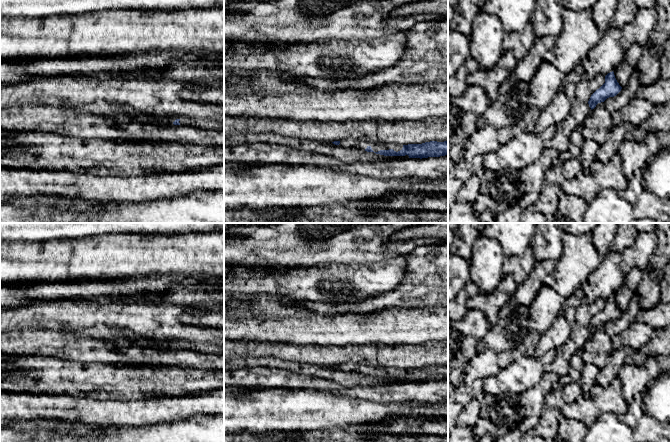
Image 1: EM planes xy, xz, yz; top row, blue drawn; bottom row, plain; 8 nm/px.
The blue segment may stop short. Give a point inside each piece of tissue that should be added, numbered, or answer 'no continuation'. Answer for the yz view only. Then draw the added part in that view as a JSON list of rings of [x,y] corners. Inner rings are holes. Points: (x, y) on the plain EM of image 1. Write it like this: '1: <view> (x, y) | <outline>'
no continuation

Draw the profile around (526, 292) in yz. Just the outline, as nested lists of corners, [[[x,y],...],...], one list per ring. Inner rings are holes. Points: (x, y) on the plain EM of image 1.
[[[532,272],[523,283],[518,285],[512,298],[519,304],[529,307],[542,285],[540,279]]]

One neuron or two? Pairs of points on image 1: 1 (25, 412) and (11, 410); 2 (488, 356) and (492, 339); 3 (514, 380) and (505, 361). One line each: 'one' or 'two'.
1: one
2: two
3: two

